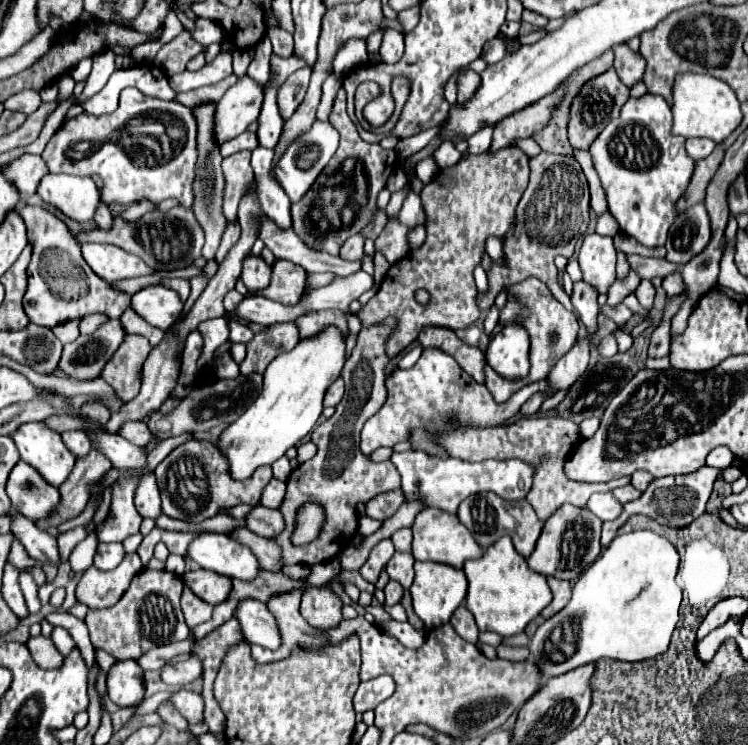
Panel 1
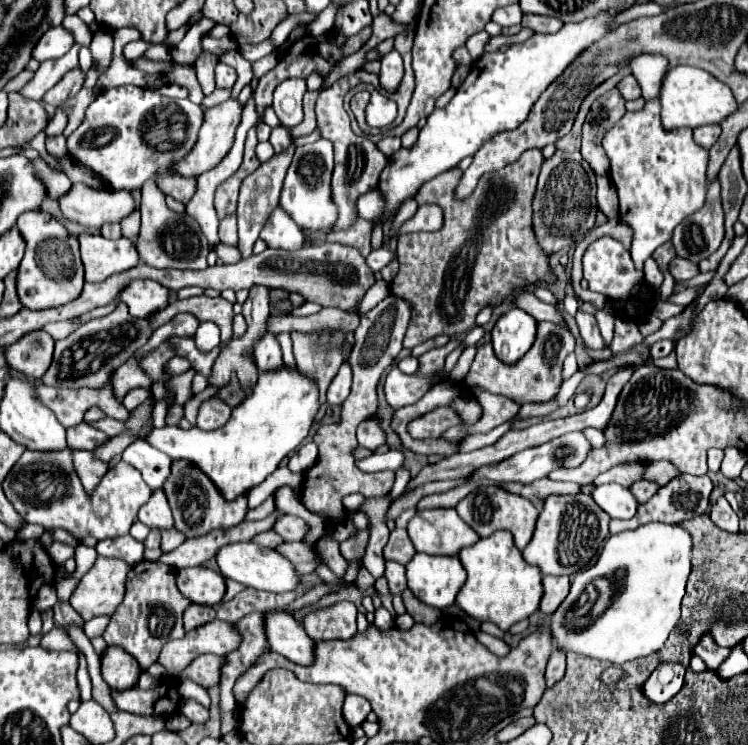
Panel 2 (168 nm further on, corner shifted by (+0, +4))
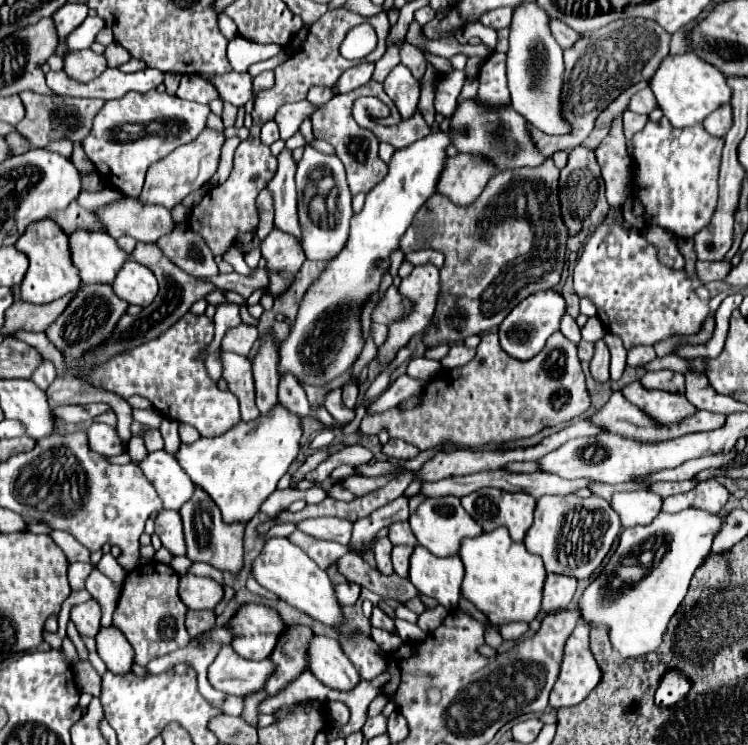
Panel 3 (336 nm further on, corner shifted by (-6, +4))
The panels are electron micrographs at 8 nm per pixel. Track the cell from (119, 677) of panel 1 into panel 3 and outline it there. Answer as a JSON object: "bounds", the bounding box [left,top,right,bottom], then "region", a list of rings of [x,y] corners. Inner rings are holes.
{"bounds":[96,625,134,673],"region":[[[108,625],[98,631],[96,649],[100,659],[108,665],[112,673],[130,673],[134,651],[130,649],[130,643],[116,625]]]}

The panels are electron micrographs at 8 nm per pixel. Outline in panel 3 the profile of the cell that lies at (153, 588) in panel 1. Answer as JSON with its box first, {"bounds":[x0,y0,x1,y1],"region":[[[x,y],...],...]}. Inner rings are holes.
{"bounds":[114,563,190,665],"region":[[[150,563],[136,567],[124,579],[124,587],[114,611],[114,625],[122,629],[134,649],[134,661],[146,665],[150,659],[182,649],[190,643],[190,635],[184,627],[186,605],[178,601],[178,575],[170,565]]]}

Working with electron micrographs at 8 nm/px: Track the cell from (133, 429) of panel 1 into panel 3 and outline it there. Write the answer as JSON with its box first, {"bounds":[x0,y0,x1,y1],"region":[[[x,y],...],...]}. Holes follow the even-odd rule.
{"bounds":[176,405,300,523],"region":[[[278,405],[270,417],[248,423],[240,421],[224,435],[202,437],[192,445],[180,445],[176,459],[192,483],[204,489],[218,505],[224,523],[248,523],[260,511],[260,505],[276,491],[280,477],[296,459],[300,437],[300,419]]]}

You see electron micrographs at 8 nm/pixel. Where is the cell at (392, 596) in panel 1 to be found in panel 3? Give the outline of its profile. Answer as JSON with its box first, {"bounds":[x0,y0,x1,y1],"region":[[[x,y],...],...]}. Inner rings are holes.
{"bounds":[392,545,414,577],"region":[[[396,545],[392,549],[392,565],[400,577],[408,577],[408,559],[410,559],[412,551],[414,549],[410,545]]]}

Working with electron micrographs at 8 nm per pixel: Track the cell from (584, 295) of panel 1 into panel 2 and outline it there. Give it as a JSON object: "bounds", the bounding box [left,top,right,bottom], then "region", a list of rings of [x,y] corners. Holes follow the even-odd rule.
{"bounds":[576,309,606,349],"region":[[[578,309],[578,313],[576,313],[576,323],[578,323],[578,327],[580,327],[580,335],[582,335],[586,347],[590,347],[590,349],[604,349],[604,347],[606,347],[594,315],[584,313],[582,309]]]}

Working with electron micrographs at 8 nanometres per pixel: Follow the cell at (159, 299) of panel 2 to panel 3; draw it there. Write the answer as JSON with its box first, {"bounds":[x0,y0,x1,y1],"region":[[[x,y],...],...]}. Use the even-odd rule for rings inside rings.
{"bounds":[114,259,158,305],"region":[[[128,259],[114,279],[114,291],[120,299],[128,301],[130,305],[150,305],[150,301],[158,293],[156,277],[150,269]]]}

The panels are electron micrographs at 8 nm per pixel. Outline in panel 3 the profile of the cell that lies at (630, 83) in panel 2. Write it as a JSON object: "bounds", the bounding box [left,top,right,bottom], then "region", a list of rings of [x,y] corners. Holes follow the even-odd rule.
{"bounds":[630,89,658,115],"region":[[[642,89],[642,91],[638,91],[638,93],[630,99],[630,111],[634,111],[634,113],[650,115],[656,107],[658,107],[658,105],[656,105],[654,95],[650,93],[650,89]]]}

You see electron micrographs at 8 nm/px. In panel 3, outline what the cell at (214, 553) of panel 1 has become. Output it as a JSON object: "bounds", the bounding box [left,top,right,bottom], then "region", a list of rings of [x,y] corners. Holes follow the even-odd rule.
{"bounds":[252,537,344,629],"region":[[[272,537],[264,545],[260,557],[254,561],[252,573],[260,585],[264,585],[268,591],[276,593],[282,601],[294,605],[302,613],[320,621],[322,625],[328,625],[334,629],[342,627],[342,623],[344,623],[342,607],[334,595],[334,585],[330,583],[328,573],[322,571],[300,547],[290,543],[286,537]]]}

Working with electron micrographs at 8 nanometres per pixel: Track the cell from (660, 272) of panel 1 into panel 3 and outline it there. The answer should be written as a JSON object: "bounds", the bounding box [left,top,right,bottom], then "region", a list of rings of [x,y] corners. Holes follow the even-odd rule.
{"bounds":[696,261,732,283],"region":[[[698,261],[696,263],[696,271],[698,271],[698,277],[704,281],[704,283],[710,283],[710,281],[722,281],[732,269],[732,263],[730,261],[716,261],[716,263],[710,263],[710,261]]]}

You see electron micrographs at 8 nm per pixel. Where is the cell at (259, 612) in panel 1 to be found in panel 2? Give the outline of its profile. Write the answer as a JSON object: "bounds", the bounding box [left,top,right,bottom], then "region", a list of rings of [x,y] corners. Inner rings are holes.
{"bounds":[264,609,314,665],"region":[[[280,609],[264,611],[266,639],[272,651],[288,657],[294,663],[310,665],[314,641],[306,635],[304,627],[298,621]]]}

